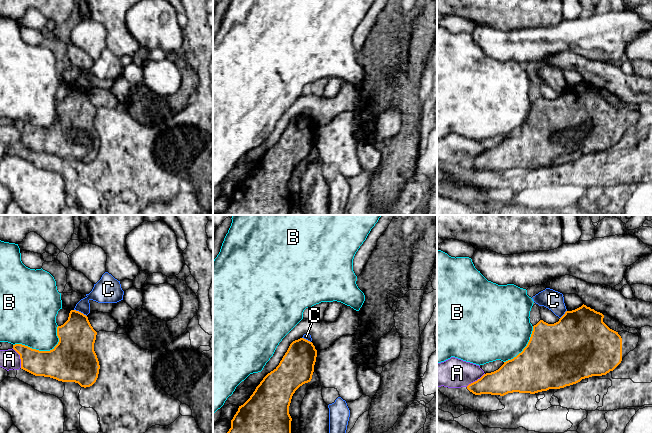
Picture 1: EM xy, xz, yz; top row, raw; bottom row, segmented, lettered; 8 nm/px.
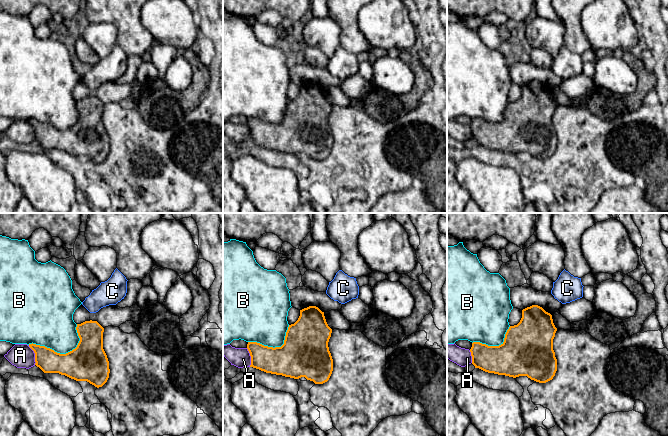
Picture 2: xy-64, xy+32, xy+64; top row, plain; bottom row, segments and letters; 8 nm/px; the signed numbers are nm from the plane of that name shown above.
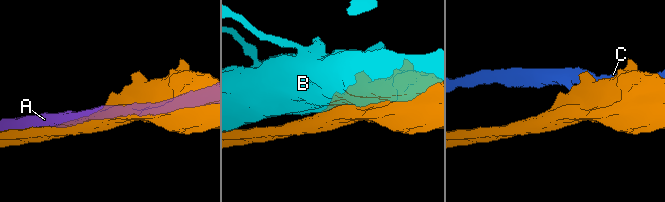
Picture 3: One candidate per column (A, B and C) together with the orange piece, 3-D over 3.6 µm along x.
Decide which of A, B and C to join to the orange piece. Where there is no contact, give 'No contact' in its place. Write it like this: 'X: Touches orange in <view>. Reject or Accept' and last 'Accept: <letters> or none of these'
A: Touches orange in xy. Reject
B: Touches orange in xy. Reject
C: Touches orange in xy. Reject
Accept: none of these

